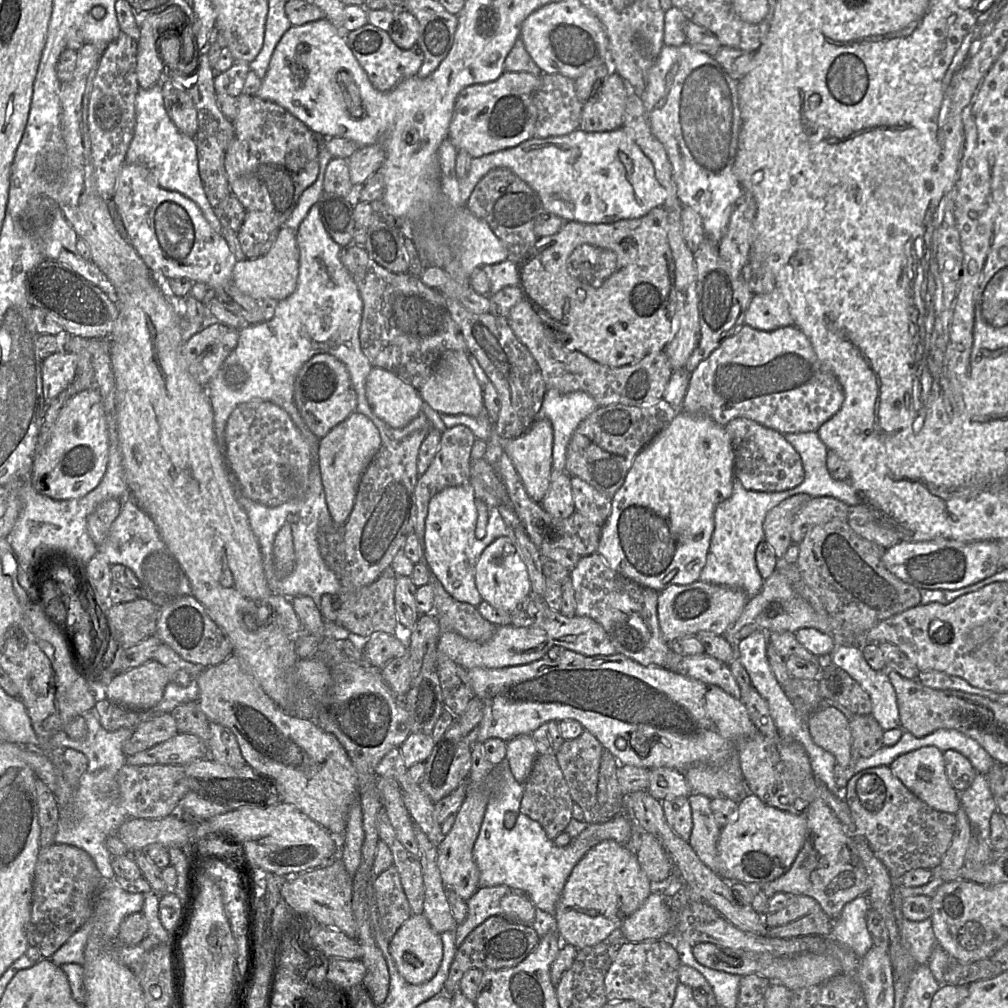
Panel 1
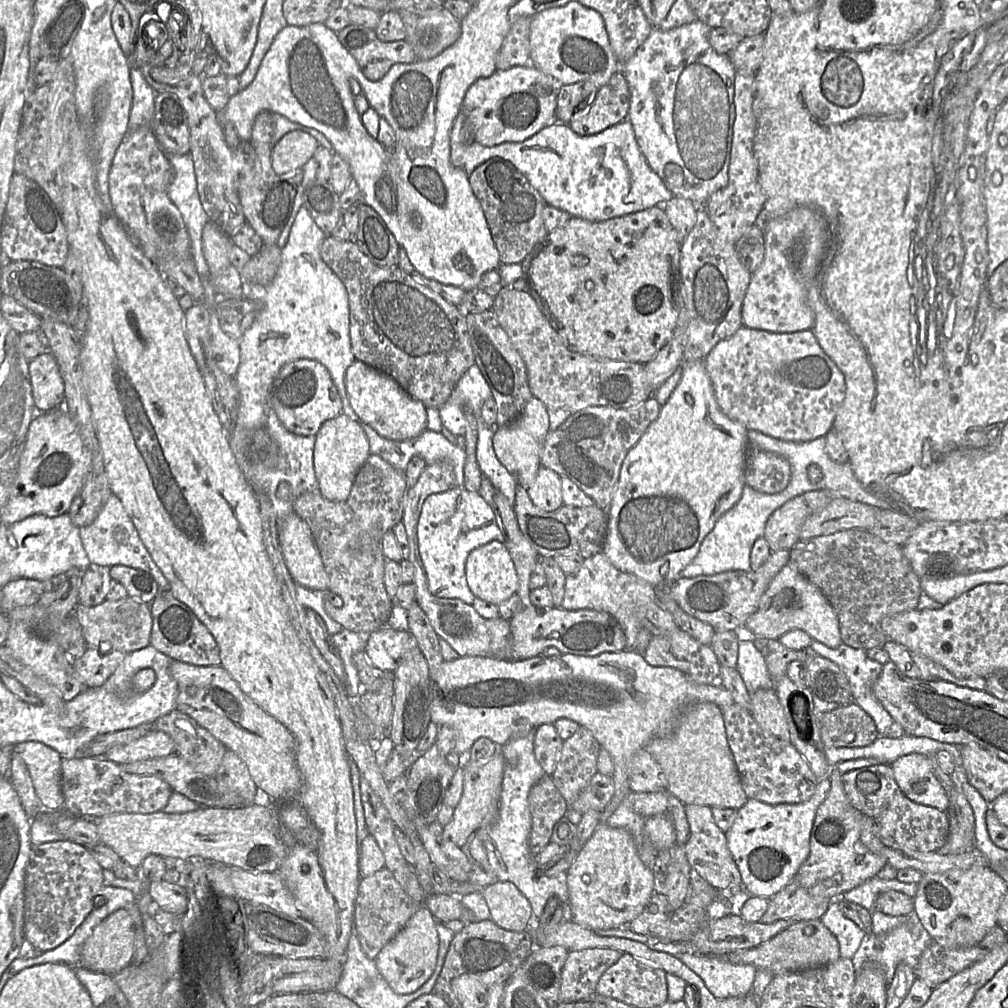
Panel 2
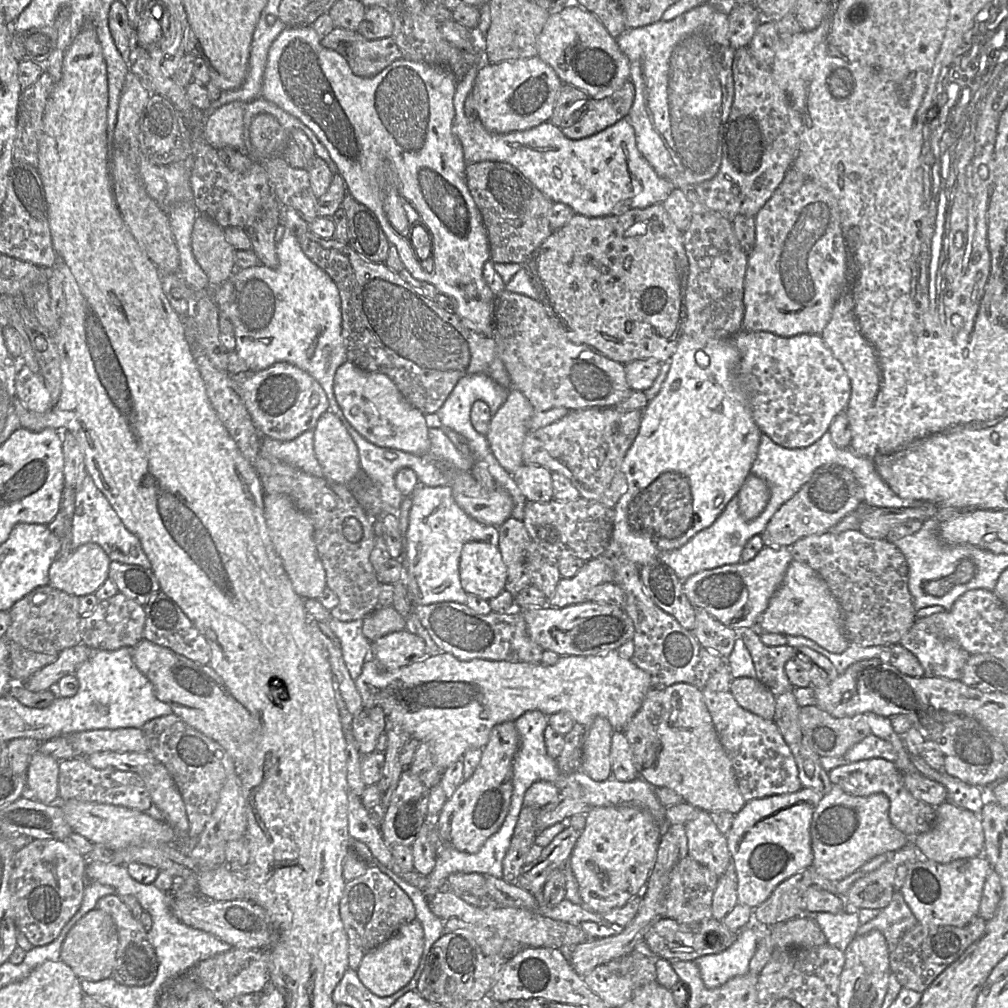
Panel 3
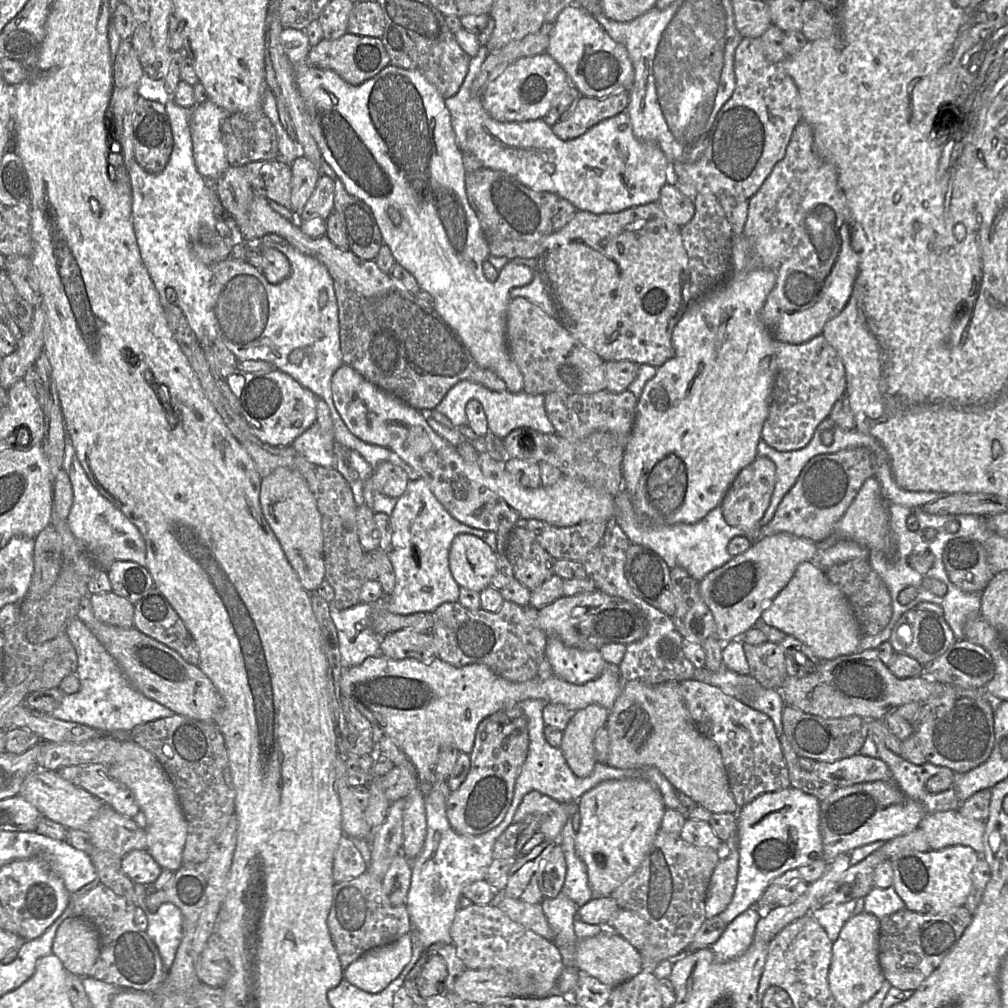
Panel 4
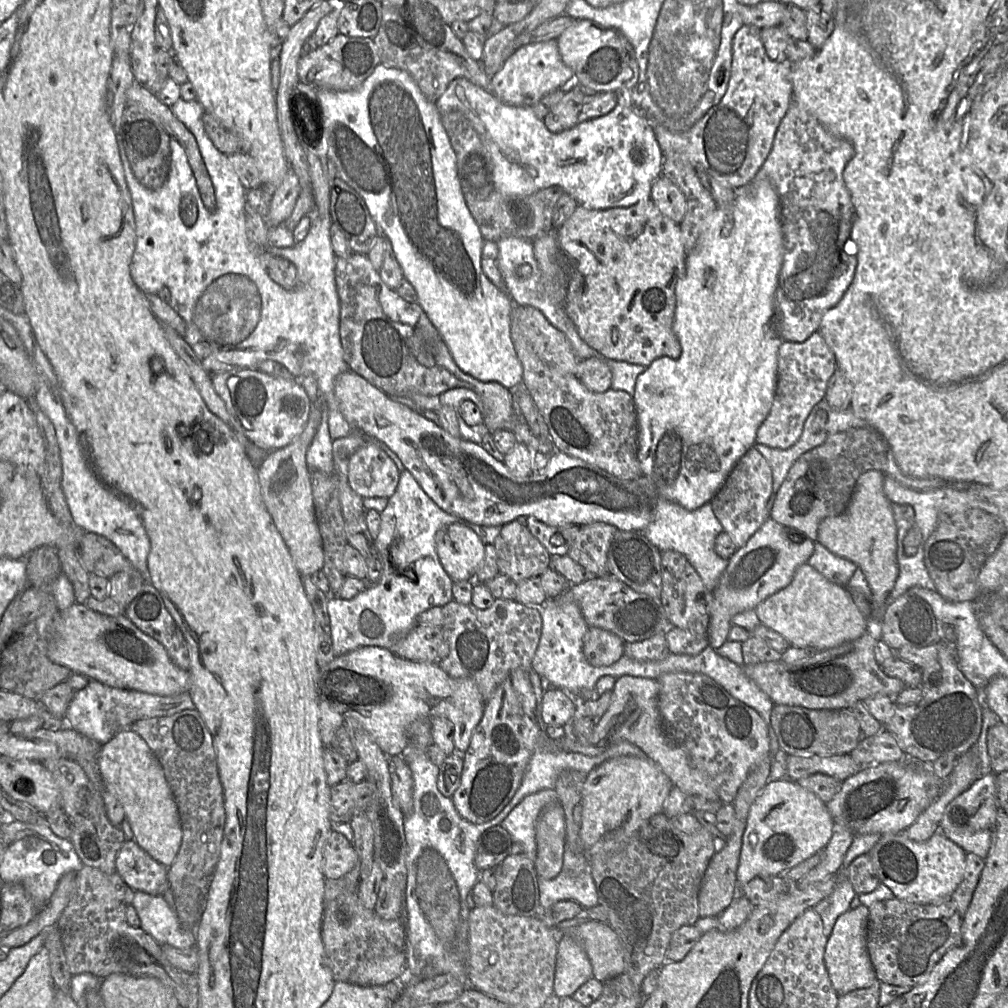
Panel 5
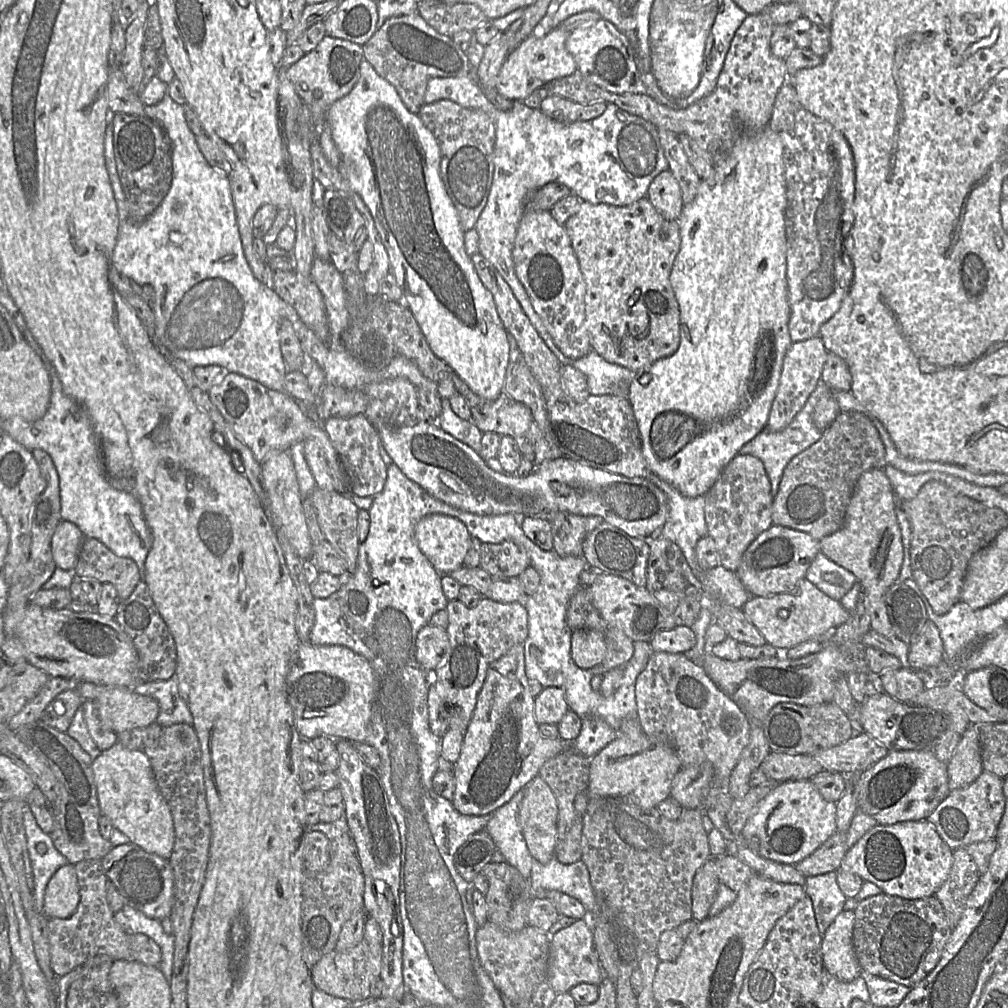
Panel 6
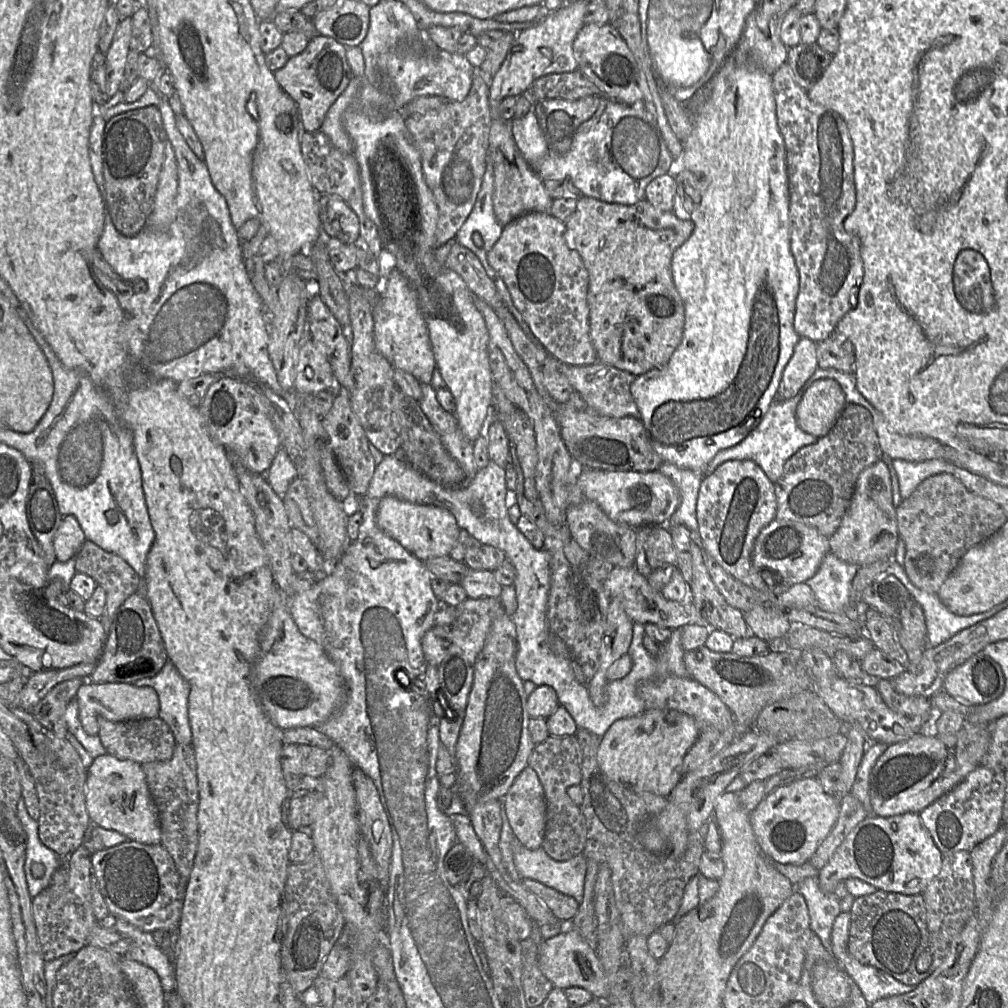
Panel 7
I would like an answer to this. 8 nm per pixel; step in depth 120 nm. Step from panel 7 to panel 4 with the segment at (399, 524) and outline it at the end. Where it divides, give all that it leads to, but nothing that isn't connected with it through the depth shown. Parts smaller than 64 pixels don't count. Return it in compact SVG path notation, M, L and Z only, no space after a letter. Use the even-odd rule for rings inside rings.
M459 534L451 544L449 567L460 587L480 593L491 586L496 562L496 552L477 536Z

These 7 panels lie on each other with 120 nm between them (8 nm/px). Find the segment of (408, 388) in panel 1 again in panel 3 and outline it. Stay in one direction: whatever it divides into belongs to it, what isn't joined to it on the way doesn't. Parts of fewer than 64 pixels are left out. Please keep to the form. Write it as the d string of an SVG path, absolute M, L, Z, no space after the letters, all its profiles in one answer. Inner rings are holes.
M345 361L335 373L334 392L347 421L369 442L413 454L424 454L429 450L425 414L403 397L387 375L367 372Z

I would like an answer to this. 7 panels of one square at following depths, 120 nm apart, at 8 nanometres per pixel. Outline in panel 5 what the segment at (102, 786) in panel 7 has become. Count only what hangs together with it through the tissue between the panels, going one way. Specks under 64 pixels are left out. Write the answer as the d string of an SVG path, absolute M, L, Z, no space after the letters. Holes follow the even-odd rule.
M126 728L119 729L109 742L102 745L97 764L104 788L117 798L124 809L125 818L133 832L133 840L153 859L169 868L181 845L182 828L176 801L157 757L138 734L131 728Z

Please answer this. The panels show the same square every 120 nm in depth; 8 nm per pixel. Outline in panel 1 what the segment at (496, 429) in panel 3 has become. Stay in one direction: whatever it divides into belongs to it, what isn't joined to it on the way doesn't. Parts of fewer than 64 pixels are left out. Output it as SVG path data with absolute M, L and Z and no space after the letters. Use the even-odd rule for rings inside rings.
M548 419L535 420L521 436L503 441L529 496L536 503L545 497L552 471L553 428Z

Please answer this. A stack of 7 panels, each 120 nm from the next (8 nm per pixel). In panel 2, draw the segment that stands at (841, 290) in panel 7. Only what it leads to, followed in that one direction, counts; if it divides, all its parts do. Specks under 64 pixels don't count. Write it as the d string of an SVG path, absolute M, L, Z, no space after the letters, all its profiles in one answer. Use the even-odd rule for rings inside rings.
M797 206L788 213L768 221L763 227L765 254L758 269L751 274L743 303L742 322L747 328L775 333L811 330L814 314L807 301L807 289L819 272L831 248L831 235L824 214L815 208Z

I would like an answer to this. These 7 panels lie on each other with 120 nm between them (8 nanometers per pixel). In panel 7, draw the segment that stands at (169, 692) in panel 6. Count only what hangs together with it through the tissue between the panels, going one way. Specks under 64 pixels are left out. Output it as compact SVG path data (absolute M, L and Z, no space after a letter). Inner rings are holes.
M168 660L155 676L140 679L133 685L151 687L155 690L160 703L158 717L169 726L175 743L191 744L192 732L188 714L189 683L172 662Z

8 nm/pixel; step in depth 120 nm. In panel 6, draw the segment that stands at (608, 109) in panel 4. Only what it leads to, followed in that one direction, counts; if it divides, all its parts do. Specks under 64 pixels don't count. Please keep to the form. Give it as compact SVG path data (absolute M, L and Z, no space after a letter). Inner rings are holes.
M548 96L540 104L540 111L555 122L573 123L589 121L599 117L606 110L607 103L593 102L587 105L579 104L560 96Z

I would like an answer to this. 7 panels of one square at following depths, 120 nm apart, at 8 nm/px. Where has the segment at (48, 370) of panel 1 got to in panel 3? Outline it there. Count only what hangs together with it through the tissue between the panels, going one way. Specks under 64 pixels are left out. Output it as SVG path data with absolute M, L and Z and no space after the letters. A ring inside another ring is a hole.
M22 366L16 375L15 395L25 408L37 413L45 413L52 407L42 375L33 373L27 366Z

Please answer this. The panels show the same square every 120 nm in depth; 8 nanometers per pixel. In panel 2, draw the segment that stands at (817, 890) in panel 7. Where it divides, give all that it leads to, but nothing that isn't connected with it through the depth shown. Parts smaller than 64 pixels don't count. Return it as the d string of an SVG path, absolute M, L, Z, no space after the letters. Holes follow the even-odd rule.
M840 899L832 900L820 921L837 939L840 956L851 959L866 932L842 913L840 903Z

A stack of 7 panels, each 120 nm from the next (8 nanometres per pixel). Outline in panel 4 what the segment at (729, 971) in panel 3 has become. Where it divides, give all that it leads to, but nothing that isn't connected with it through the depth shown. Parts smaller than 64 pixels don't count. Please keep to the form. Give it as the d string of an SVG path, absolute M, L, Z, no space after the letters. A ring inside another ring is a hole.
M756 904L728 923L721 937L710 946L719 962L727 962L741 956L752 944L757 923L765 917L758 913Z

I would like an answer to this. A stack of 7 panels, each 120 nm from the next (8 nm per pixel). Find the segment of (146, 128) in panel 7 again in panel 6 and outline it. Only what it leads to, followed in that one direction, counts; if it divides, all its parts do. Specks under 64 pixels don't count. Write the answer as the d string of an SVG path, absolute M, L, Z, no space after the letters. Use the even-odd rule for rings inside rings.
M116 113L113 146L117 174L125 195L128 221L143 223L160 205L171 185L171 140L162 127L146 115Z

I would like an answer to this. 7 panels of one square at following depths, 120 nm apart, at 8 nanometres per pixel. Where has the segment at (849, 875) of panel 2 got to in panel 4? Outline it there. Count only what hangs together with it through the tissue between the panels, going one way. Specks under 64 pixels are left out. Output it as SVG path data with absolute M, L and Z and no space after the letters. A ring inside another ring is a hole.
M874 781L836 788L820 804L822 858L832 863L843 853L876 842L888 842L917 829L925 813L923 806L908 797L895 782Z

